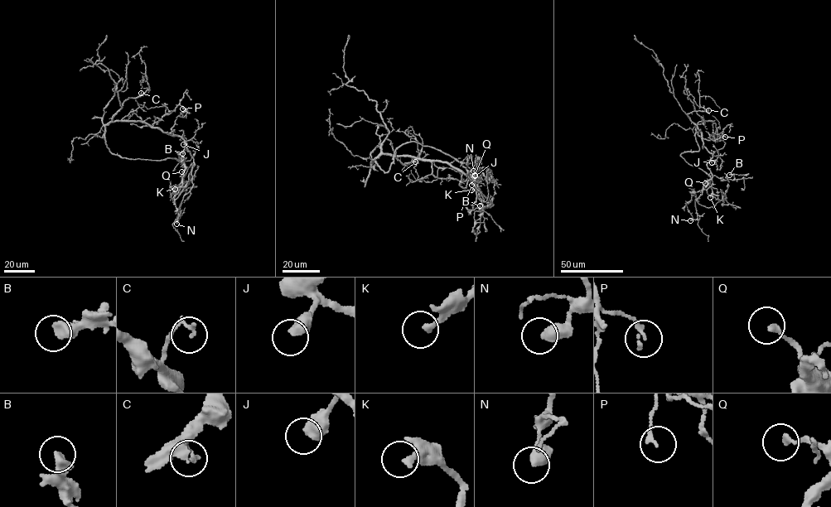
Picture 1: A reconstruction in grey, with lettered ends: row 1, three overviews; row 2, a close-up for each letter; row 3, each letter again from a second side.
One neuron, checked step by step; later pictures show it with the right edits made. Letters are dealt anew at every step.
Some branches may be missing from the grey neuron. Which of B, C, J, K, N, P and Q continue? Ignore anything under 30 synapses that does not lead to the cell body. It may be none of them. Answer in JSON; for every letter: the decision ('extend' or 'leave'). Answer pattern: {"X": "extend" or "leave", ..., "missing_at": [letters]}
{"B": "leave", "C": "leave", "J": "leave", "K": "leave", "N": "leave", "P": "leave", "Q": "leave", "missing_at": []}

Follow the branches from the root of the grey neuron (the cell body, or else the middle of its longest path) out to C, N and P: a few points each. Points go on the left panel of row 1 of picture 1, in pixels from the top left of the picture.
C: (107, 125), (122, 107), (123, 100), (137, 97), (141, 93)
N: (107, 125), (116, 121), (144, 122), (179, 136), (186, 142), (193, 158), (193, 185), (183, 197), (176, 224)
P: (107, 125), (116, 121), (138, 120), (151, 127), (180, 104), (182, 108)

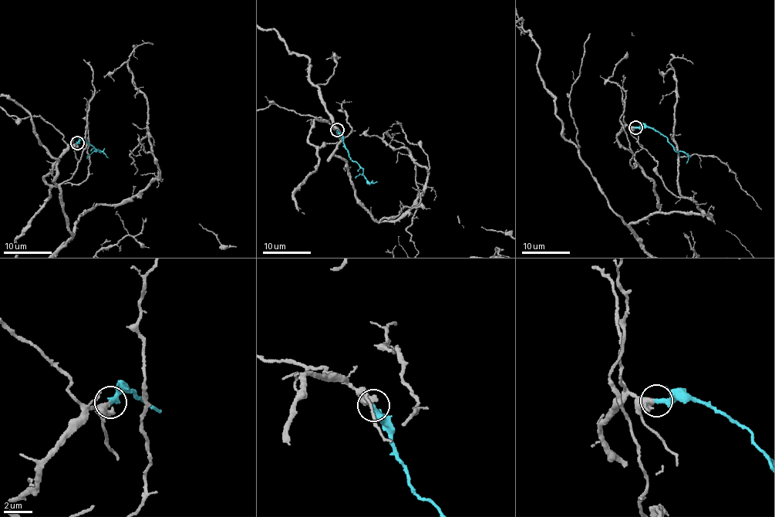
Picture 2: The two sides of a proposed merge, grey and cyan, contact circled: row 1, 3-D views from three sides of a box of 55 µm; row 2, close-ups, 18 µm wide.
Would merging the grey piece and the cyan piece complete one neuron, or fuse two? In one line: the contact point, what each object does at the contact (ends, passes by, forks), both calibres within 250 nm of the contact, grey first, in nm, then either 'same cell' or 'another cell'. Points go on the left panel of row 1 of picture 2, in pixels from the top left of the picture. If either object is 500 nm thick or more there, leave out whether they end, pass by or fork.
(77, 143) | grey passes by | cyan ends | 340/340 nm | same cell

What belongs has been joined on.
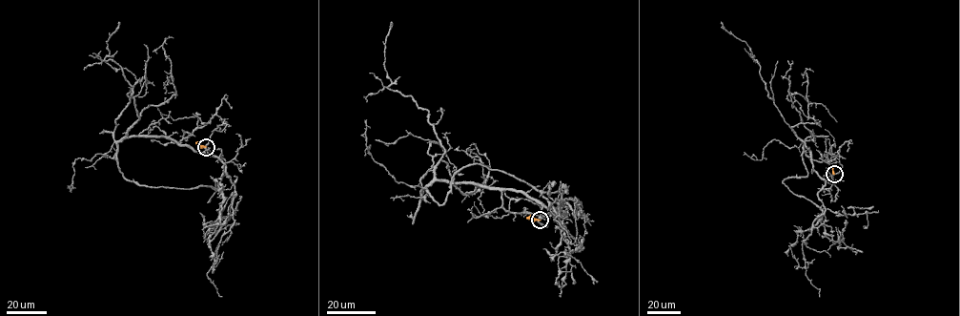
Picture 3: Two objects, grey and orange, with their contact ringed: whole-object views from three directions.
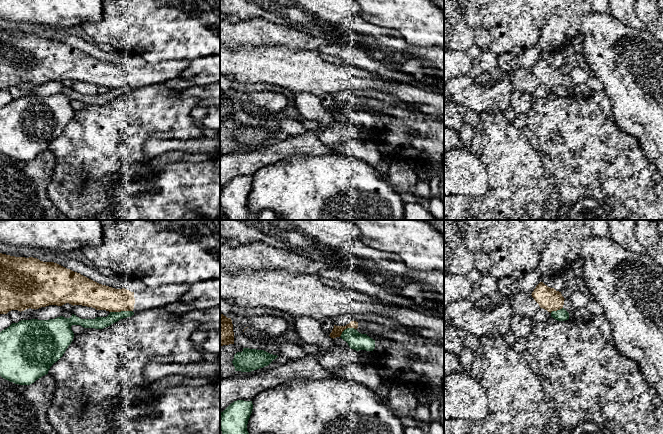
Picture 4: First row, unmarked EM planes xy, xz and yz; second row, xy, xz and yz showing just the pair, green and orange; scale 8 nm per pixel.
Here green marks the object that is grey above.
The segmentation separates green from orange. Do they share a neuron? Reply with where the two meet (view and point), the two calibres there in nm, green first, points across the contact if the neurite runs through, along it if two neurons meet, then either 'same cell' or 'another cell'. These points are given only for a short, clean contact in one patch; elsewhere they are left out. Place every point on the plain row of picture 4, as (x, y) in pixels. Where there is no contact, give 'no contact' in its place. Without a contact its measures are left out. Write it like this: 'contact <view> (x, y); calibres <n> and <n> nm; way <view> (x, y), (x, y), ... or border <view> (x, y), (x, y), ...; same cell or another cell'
contact xy (121, 87); calibres 100 and 200 nm; another cell

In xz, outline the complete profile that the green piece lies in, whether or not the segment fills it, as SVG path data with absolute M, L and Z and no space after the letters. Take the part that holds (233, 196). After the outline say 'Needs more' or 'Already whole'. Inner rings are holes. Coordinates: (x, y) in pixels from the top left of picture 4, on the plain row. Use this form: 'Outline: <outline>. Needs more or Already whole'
Outline: M237 176L220 189L220 206L229 220L280 220L269 210L251 214L247 200L252 189L252 177Z. Already whole

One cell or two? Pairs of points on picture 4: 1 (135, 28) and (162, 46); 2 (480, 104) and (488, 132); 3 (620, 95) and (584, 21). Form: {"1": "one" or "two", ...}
{"1": "one", "2": "two", "3": "one"}

